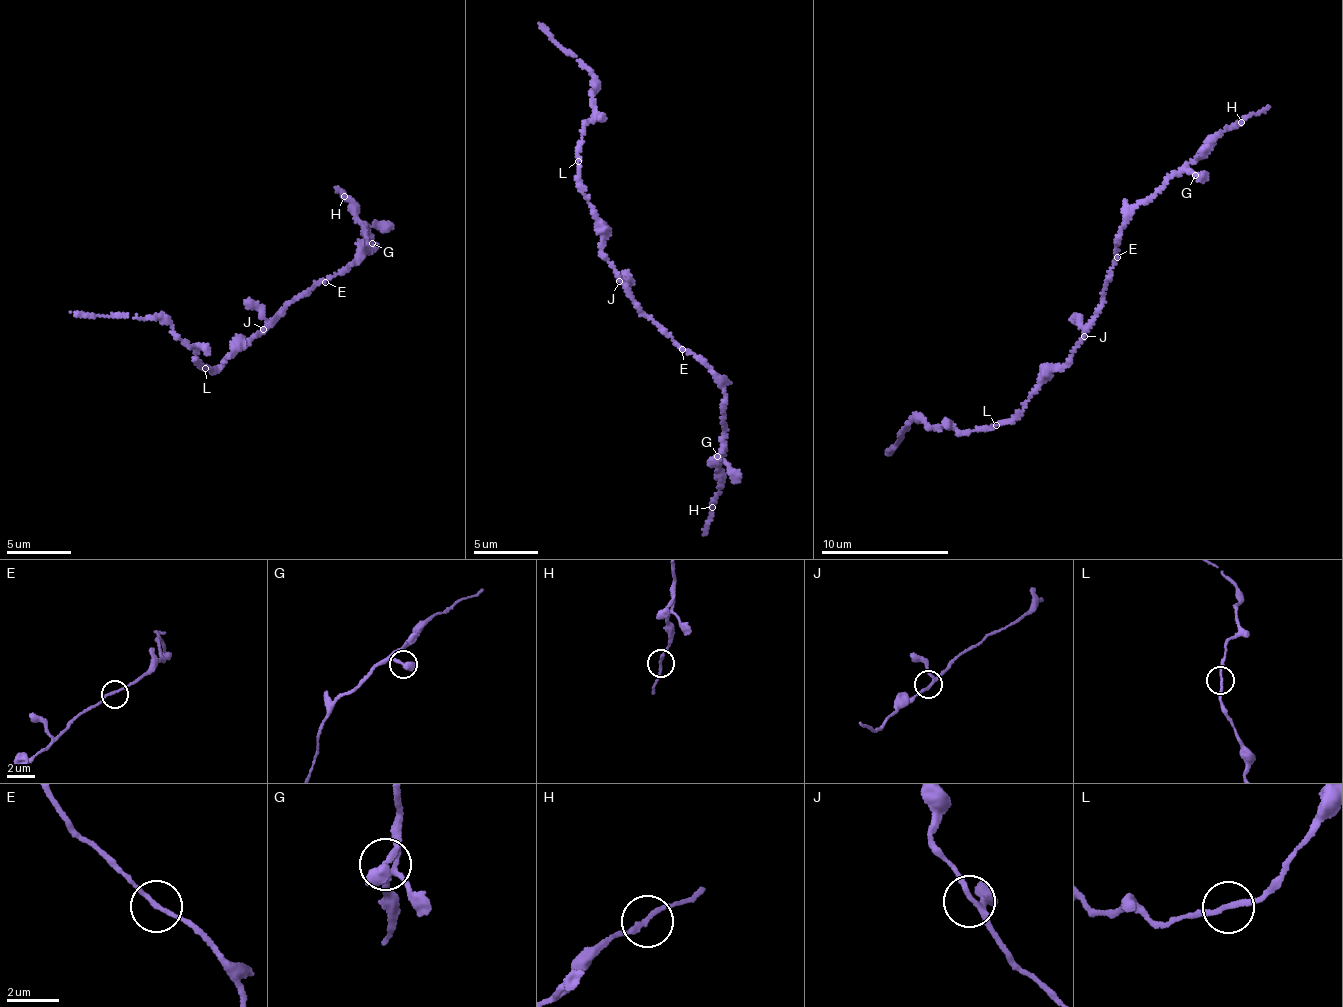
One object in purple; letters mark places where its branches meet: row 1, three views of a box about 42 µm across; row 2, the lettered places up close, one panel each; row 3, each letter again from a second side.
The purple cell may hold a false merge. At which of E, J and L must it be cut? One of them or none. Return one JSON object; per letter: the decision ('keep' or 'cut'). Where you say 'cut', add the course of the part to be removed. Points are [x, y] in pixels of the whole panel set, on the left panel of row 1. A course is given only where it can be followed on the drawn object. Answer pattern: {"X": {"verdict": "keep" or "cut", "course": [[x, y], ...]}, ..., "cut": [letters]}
{"E": {"verdict": "keep"}, "J": {"verdict": "keep"}, "L": {"verdict": "keep"}, "cut": []}

